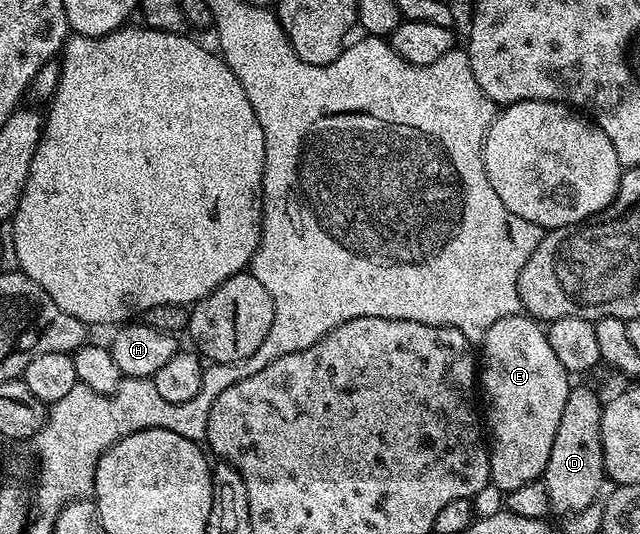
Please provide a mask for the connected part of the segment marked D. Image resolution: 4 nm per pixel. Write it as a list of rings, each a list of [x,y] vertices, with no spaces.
[[[571,387],[568,402],[564,402],[564,414],[560,414],[560,430],[556,430],[552,454],[548,454],[548,466],[544,473],[548,502],[555,517],[567,518],[591,506],[597,490],[607,479],[602,453],[604,404],[599,393],[594,392],[588,388]]]

